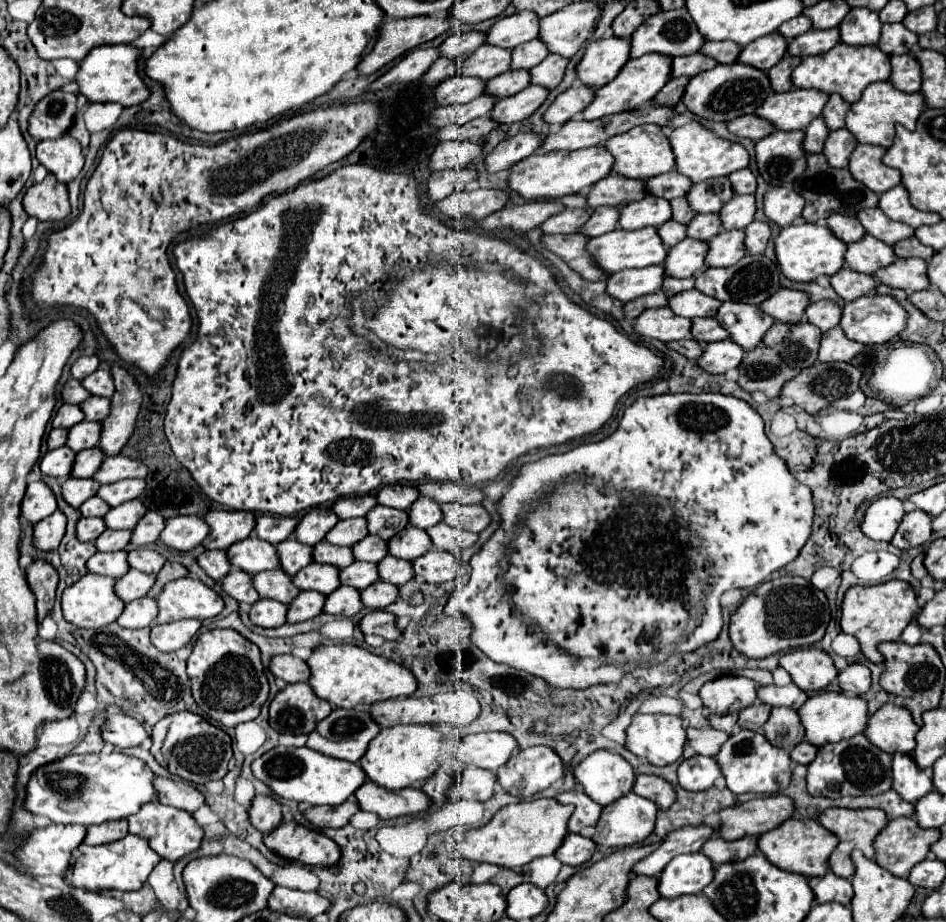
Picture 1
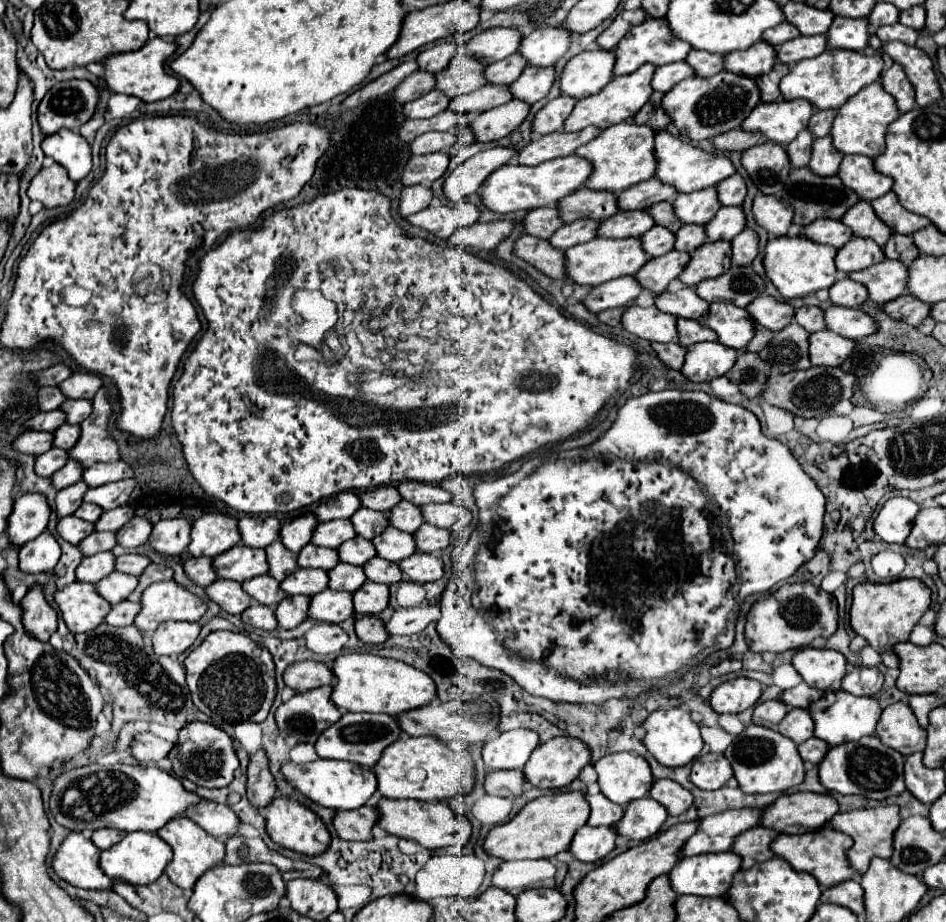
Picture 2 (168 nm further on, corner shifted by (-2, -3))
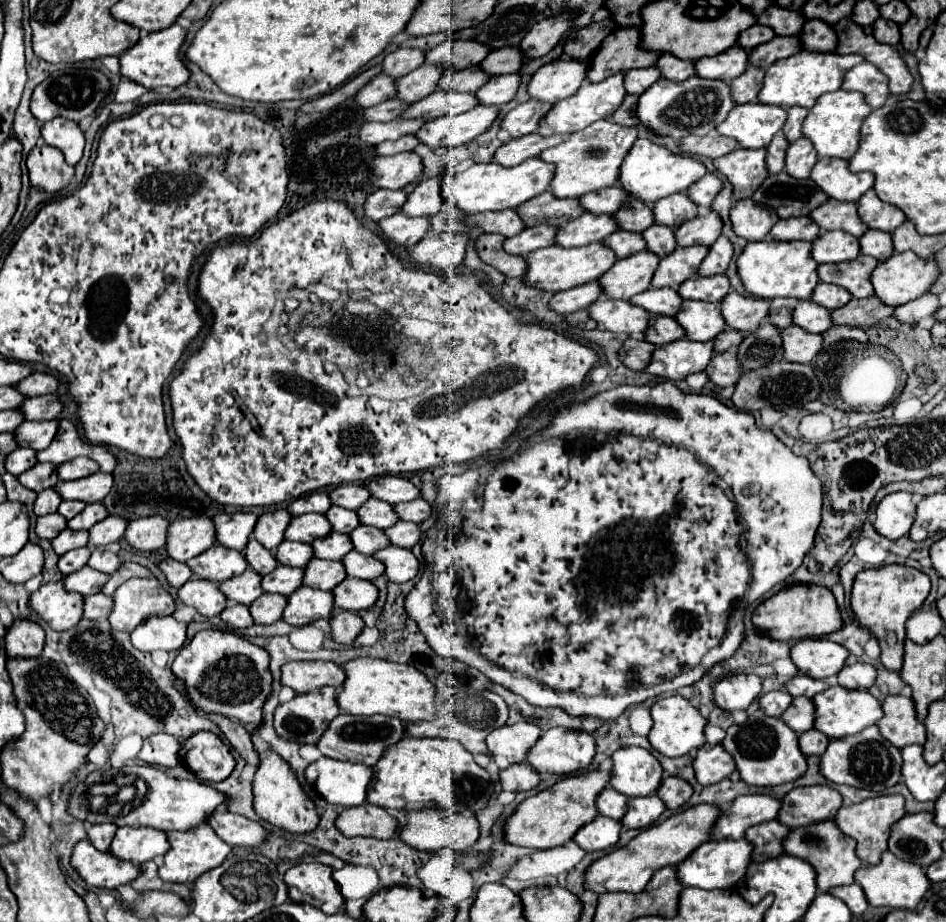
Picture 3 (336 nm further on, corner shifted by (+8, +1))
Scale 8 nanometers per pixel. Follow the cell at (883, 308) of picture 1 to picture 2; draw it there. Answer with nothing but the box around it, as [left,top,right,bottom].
[825,307,875,339]

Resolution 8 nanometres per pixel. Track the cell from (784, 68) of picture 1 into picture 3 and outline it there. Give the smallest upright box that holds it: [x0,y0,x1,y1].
[733,65,765,103]

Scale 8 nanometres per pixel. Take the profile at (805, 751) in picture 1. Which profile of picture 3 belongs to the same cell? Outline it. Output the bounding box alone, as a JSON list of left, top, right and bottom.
[799,729,829,755]

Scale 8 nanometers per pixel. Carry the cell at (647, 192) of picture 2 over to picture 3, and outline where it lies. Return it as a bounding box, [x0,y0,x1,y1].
[579,187,629,215]

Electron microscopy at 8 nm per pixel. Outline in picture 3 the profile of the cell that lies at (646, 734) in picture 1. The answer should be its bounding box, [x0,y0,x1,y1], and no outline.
[649,695,707,757]

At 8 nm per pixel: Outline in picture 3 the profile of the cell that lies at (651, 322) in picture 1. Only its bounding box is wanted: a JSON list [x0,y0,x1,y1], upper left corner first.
[589,297,649,335]

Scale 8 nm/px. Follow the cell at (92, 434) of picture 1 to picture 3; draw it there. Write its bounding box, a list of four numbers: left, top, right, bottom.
[15,421,59,451]

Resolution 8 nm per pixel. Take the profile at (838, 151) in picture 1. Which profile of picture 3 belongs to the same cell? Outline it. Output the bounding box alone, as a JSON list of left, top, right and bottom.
[785,137,817,179]

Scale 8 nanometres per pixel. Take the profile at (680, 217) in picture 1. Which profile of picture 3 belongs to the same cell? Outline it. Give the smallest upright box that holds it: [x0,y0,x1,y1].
[615,201,655,231]

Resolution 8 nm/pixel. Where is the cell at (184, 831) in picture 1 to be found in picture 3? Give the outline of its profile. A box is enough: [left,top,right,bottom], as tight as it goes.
[159,825,231,883]

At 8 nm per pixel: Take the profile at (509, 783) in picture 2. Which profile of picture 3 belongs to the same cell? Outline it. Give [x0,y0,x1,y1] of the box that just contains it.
[499,763,541,791]

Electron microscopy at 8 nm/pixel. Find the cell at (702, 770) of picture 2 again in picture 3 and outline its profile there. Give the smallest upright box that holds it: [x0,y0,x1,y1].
[693,743,735,785]

